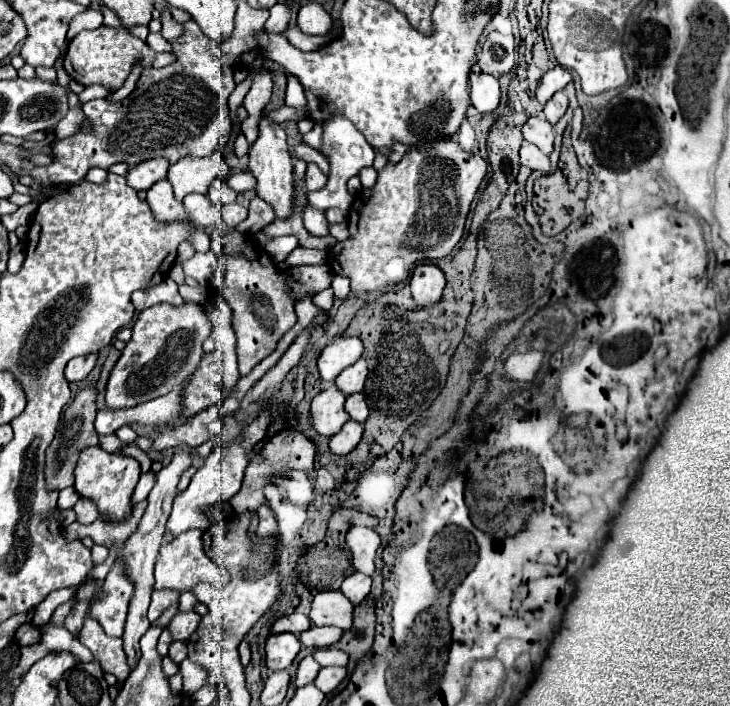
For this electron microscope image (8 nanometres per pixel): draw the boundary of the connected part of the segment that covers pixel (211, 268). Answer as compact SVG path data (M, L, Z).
M212 250L204 252L204 254L194 254L186 262L182 262L182 268L184 268L186 276L192 276L200 284L204 284L206 278L216 272L216 268L218 268L218 256L214 256Z

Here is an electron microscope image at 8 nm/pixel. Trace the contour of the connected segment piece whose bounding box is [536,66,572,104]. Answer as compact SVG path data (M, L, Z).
M554 66L552 70L548 70L542 78L540 84L536 88L536 98L540 104L546 104L558 90L564 90L566 84L572 80L572 74L562 68L562 66Z

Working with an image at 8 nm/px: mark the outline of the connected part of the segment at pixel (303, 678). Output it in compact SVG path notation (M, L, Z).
M312 656L302 658L302 660L300 660L300 664L298 664L298 670L296 670L296 678L294 678L296 688L302 688L302 686L306 686L306 684L314 682L314 678L316 678L318 670L320 670L320 664L318 664Z

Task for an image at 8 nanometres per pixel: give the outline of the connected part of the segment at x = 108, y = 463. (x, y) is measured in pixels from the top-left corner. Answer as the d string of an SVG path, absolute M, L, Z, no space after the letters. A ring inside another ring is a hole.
M84 448L74 468L74 488L80 496L92 498L100 512L108 514L108 520L122 520L132 512L130 496L140 478L140 464L124 454L110 454L102 448Z

